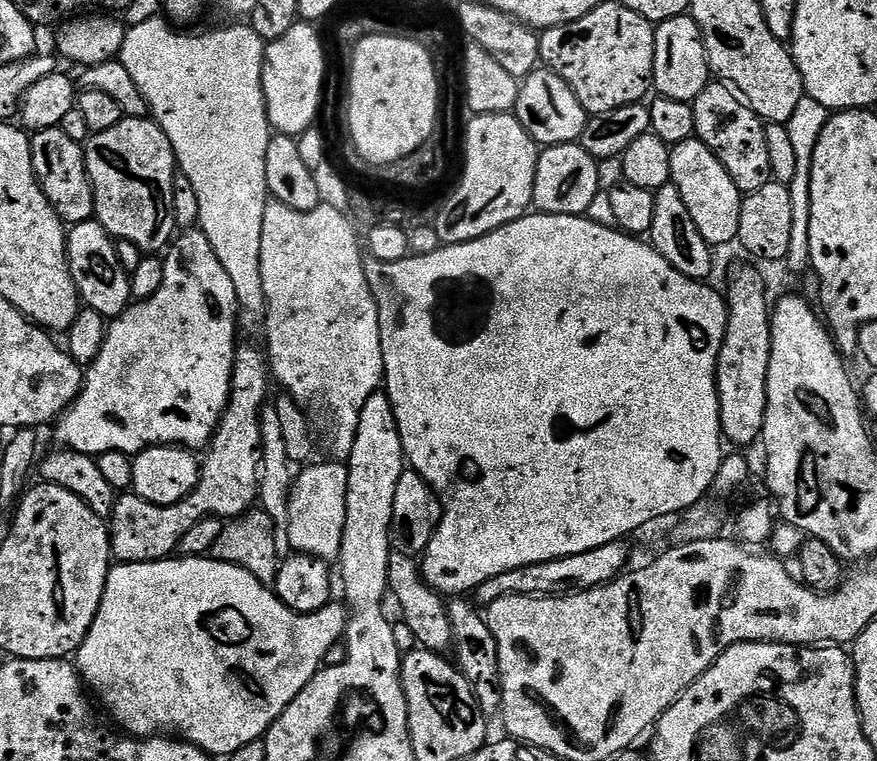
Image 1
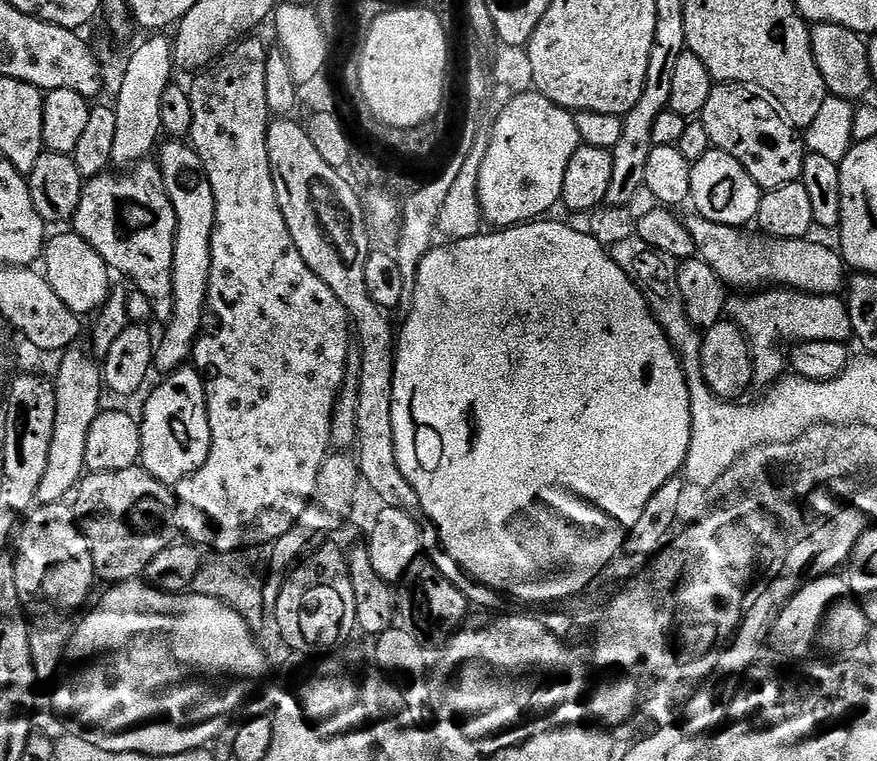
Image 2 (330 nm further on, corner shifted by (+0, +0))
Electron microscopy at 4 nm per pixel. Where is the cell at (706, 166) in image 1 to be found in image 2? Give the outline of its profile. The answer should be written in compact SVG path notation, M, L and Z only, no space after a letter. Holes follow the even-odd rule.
M711 147L698 162L692 165L690 174L690 204L699 215L706 217L710 222L725 224L731 228L743 229L744 224L752 224L758 214L762 190L746 174L746 166L738 162L738 158L730 158L722 150Z

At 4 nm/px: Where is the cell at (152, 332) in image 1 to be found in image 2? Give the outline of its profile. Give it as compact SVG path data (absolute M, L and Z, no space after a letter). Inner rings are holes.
M168 138L159 145L158 163L160 173L166 186L166 194L176 211L176 241L174 242L174 314L163 329L164 337L159 337L154 348L154 368L160 374L175 372L192 355L192 345L196 343L205 327L206 305L208 303L208 283L210 282L210 242L212 231L216 225L216 203L214 190L210 186L210 178L204 169L202 158L197 154L191 143L180 138Z

